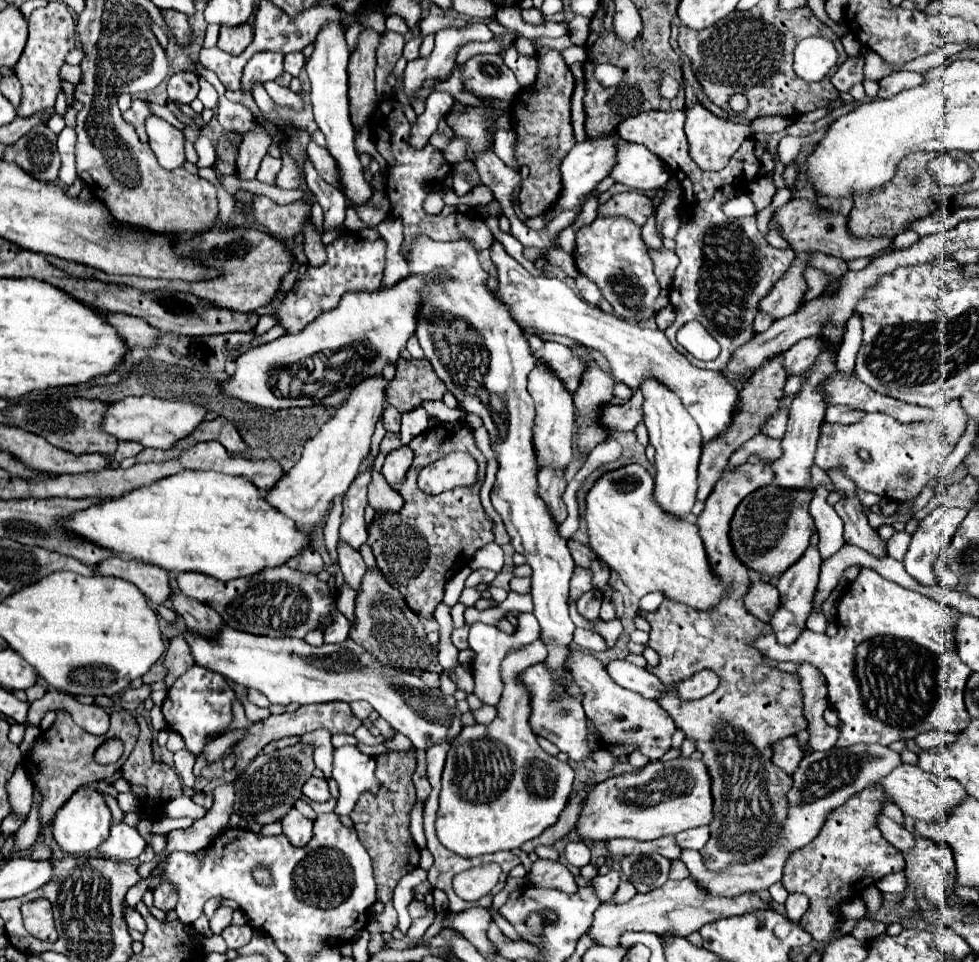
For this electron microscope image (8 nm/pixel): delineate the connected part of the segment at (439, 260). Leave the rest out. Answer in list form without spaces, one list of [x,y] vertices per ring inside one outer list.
[[[421,236],[415,238],[405,260],[409,264],[409,276],[427,276],[435,270],[441,274],[439,284],[427,284],[423,288],[415,336],[447,390],[453,392],[469,414],[481,416],[489,430],[491,446],[499,458],[499,472],[491,500],[507,526],[515,552],[523,554],[533,568],[533,614],[541,624],[541,640],[549,652],[545,666],[553,680],[565,688],[569,644],[573,642],[575,630],[567,608],[569,580],[575,562],[569,554],[567,542],[559,536],[545,502],[537,496],[539,470],[531,442],[535,406],[527,392],[527,376],[535,366],[535,358],[531,356],[523,330],[513,322],[509,310],[493,298],[493,290],[487,286],[489,274],[481,268],[471,242],[435,242]]]

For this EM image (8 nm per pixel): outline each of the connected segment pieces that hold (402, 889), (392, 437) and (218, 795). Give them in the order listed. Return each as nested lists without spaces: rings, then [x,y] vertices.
[[[423,868],[419,870],[411,870],[403,876],[397,884],[393,893],[393,906],[399,914],[399,930],[403,934],[407,934],[409,926],[411,926],[411,916],[409,916],[408,906],[414,897],[414,886],[421,884],[427,880],[427,872]]]
[[[385,434],[385,438],[383,438],[383,442],[381,442],[381,452],[379,452],[379,456],[377,456],[377,460],[375,460],[375,470],[379,472],[381,470],[381,466],[383,466],[383,460],[385,460],[385,456],[387,456],[387,452],[391,452],[391,450],[395,450],[395,448],[399,448],[401,446],[401,440],[399,440],[399,434]]]
[[[223,784],[213,792],[213,806],[201,819],[196,820],[186,829],[173,830],[168,833],[168,844],[165,852],[155,856],[149,863],[138,867],[139,876],[146,879],[151,871],[167,854],[173,851],[194,853],[207,847],[221,832],[230,828],[230,815],[235,800],[235,784]]]

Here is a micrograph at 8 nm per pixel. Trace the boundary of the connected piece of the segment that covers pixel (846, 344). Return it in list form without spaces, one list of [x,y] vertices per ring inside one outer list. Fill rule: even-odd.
[[[855,314],[847,320],[847,332],[845,332],[845,340],[839,348],[837,354],[837,368],[839,372],[843,372],[845,376],[853,374],[853,366],[855,366],[855,356],[857,350],[861,346],[861,318],[857,318]]]

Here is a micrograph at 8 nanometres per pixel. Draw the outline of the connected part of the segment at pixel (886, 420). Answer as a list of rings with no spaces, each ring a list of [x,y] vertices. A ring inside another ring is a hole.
[[[873,412],[873,414],[865,414],[859,422],[855,424],[823,424],[821,426],[821,434],[819,434],[819,440],[817,440],[817,454],[815,454],[815,464],[823,470],[833,470],[833,468],[839,468],[847,478],[851,478],[855,482],[857,488],[861,490],[867,490],[867,492],[873,492],[877,496],[883,496],[883,498],[891,498],[899,504],[905,504],[905,502],[911,502],[917,498],[917,494],[921,492],[921,488],[937,478],[937,470],[939,470],[939,464],[943,462],[943,458],[951,452],[949,446],[943,444],[943,438],[941,438],[941,432],[939,428],[933,424],[901,424],[897,422],[895,418],[891,416],[885,416],[881,412]],[[865,448],[869,454],[871,454],[871,460],[869,462],[861,462],[859,456],[857,456],[857,450]],[[903,474],[909,474],[909,478],[903,478]]]

